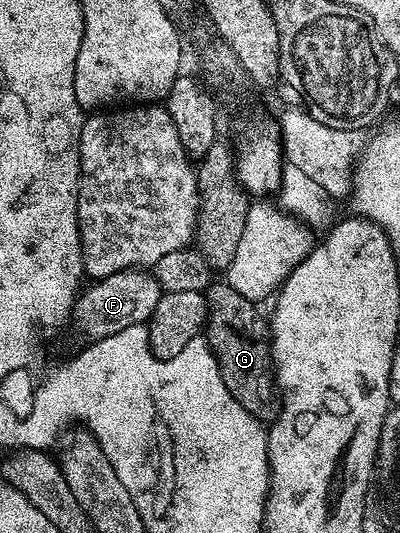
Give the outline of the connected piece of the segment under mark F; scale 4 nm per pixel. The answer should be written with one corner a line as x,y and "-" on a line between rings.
140,268
137,270
122,270
115,272
113,276
105,276
98,280
92,281
86,289
76,297
73,307
74,317
88,318
91,321
92,339
104,338
105,336
113,336
113,332
121,332
121,328
129,328
130,326
142,326
150,323
153,316
153,308
157,308
157,300
161,300
164,291
160,290
159,282
155,278
154,273
150,269

